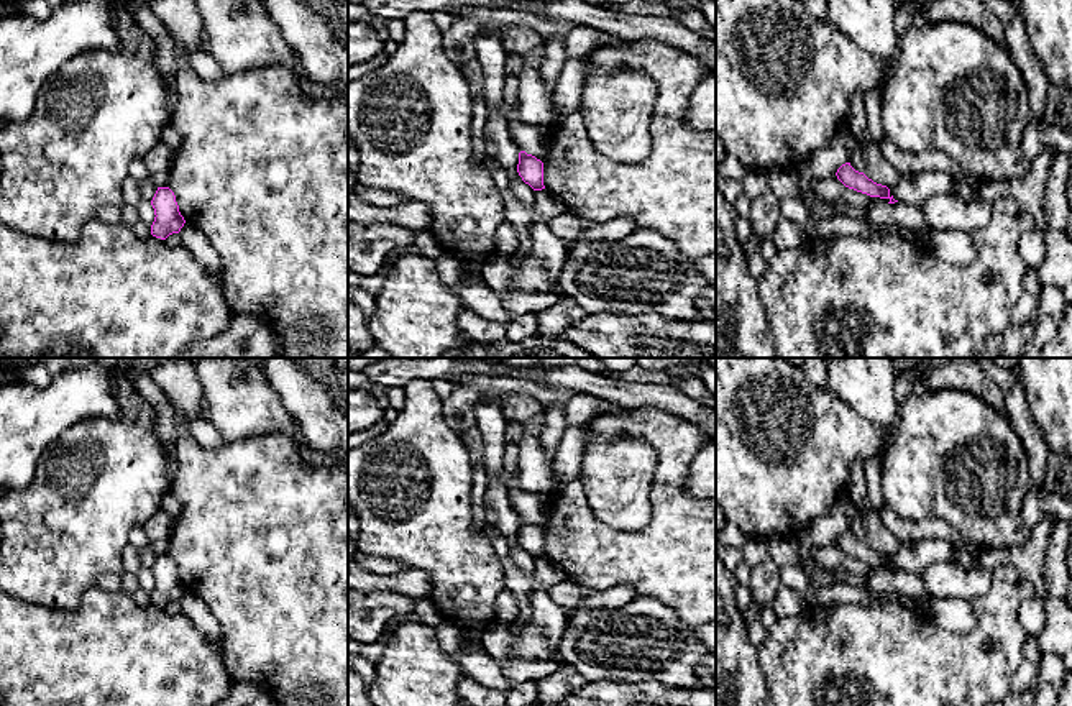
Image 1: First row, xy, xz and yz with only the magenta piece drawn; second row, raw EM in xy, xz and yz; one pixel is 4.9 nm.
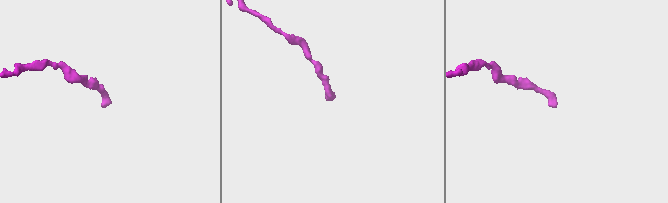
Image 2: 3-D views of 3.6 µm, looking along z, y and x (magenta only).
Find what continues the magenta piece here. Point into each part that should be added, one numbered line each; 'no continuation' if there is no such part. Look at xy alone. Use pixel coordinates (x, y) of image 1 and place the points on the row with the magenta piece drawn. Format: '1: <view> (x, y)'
no continuation

